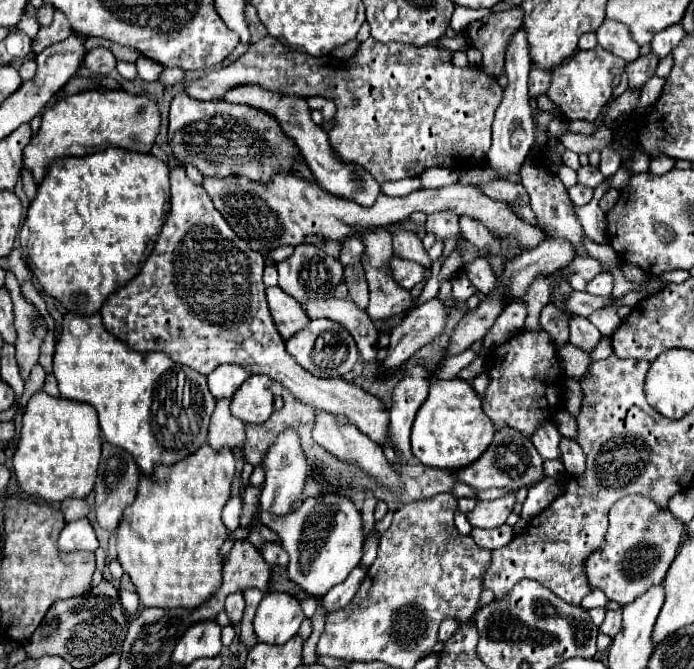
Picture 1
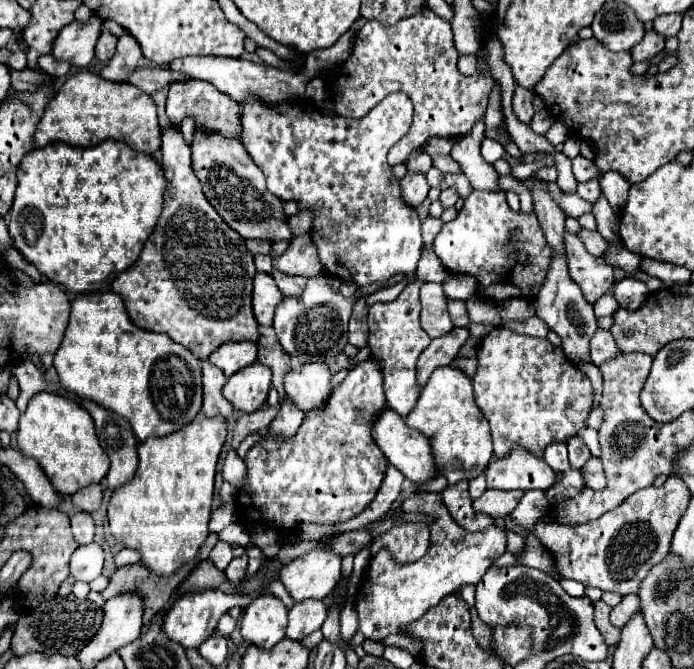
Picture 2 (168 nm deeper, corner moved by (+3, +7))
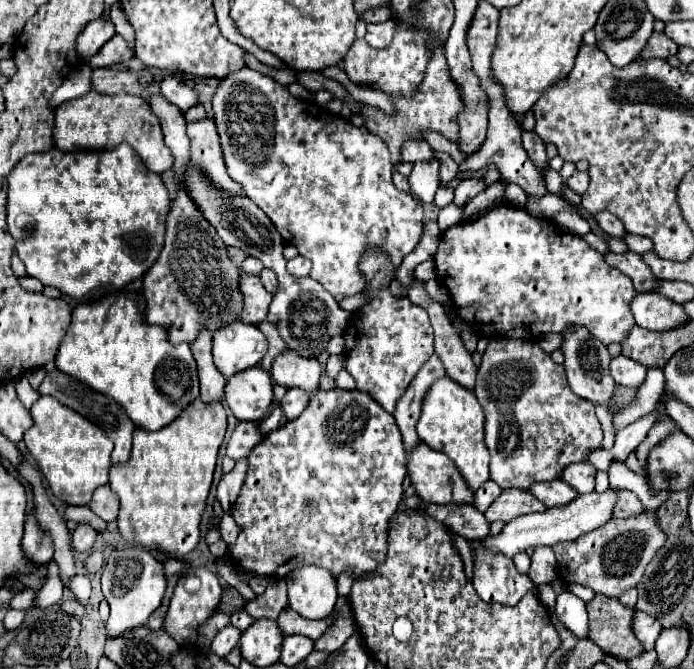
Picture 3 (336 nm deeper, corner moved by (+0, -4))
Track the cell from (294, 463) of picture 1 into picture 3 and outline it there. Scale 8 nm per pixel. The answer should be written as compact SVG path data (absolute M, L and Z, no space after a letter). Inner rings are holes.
M291 387L283 395L281 409L285 411L287 419L295 419L295 417L301 415L301 411L307 407L307 403L309 403L309 393L303 391L303 389L299 389L299 387Z

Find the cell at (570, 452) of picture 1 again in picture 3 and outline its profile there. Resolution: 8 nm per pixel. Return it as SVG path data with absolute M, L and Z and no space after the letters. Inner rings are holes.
M619 491L619 503L615 507L615 517L633 517L633 515L641 515L645 511L645 507L641 505L641 501L637 499L635 493L631 491Z

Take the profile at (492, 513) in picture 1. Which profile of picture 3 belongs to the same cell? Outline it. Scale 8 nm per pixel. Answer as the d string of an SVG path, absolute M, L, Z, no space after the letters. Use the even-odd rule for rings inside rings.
M505 489L499 499L487 509L485 519L487 521L503 521L509 523L511 519L519 517L519 515L527 515L527 513L535 513L535 511L545 511L547 507L529 491L525 489Z

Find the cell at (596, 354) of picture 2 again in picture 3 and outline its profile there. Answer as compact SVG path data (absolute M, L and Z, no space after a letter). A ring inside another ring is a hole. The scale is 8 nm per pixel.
M619 355L611 361L611 375L613 379L623 385L623 387L631 387L631 389L637 389L643 385L645 381L645 375L647 375L647 367L625 357L625 355Z

